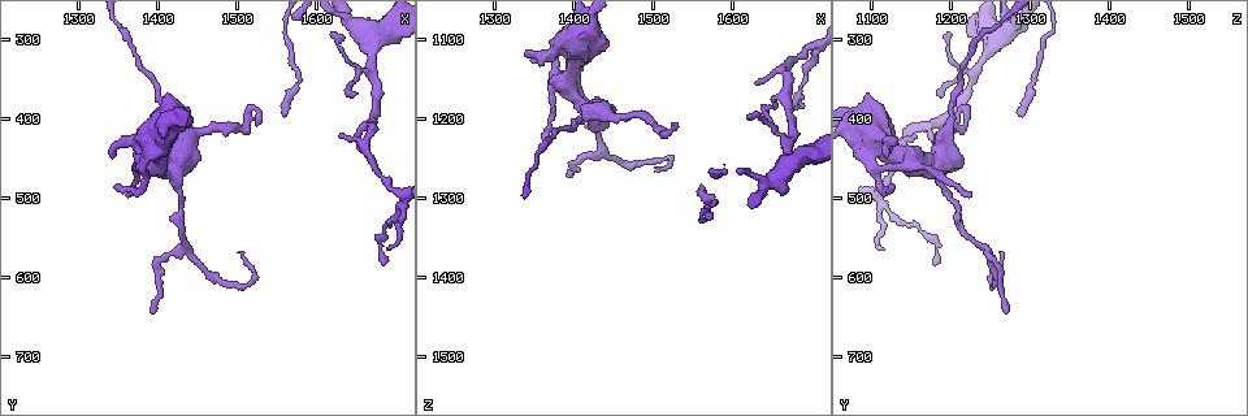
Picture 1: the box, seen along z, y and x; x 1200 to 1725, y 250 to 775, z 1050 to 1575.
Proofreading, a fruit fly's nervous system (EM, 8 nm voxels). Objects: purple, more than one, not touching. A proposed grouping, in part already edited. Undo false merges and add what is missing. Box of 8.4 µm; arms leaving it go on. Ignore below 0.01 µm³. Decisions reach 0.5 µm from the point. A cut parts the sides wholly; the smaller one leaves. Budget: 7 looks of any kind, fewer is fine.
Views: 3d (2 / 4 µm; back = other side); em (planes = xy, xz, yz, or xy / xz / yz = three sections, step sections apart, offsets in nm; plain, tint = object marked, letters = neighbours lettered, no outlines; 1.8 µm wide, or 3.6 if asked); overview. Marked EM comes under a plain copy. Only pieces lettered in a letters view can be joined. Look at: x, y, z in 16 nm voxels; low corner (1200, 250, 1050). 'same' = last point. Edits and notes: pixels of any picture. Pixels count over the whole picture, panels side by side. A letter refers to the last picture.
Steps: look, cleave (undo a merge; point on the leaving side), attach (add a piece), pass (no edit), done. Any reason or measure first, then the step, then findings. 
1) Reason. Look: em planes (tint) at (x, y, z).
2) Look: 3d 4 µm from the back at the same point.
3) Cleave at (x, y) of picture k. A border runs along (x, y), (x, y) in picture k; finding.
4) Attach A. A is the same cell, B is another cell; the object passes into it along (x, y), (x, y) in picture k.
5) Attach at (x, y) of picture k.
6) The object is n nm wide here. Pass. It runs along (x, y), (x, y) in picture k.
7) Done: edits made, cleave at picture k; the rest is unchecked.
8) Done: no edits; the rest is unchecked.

An open end. Look: em planes (tint) at (1685, 585, 1180).

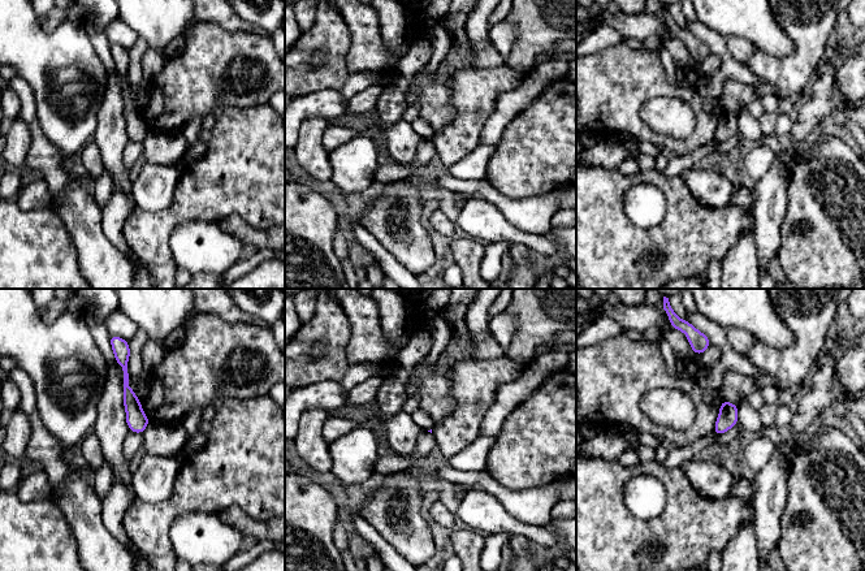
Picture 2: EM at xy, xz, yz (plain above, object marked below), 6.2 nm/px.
Look: em planes (letters) at the same point.

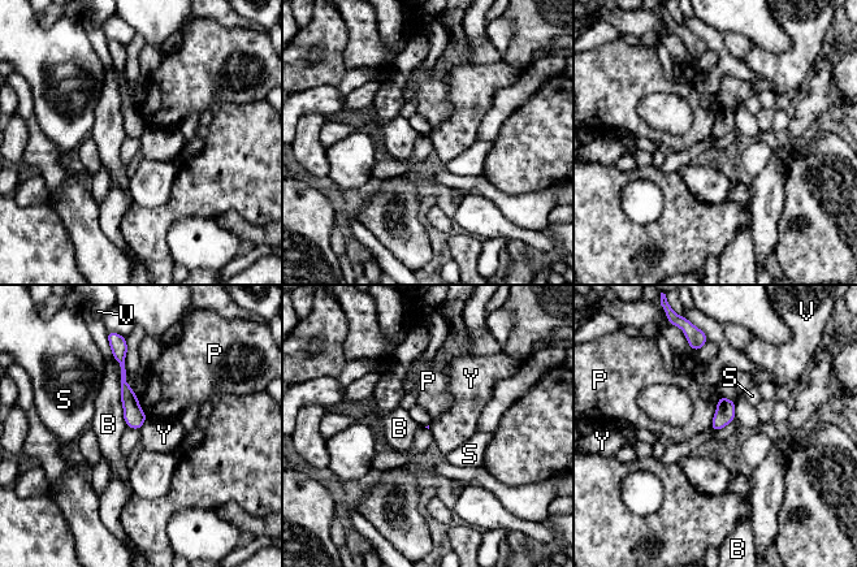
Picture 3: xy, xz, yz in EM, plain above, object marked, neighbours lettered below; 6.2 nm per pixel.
Pass. B, P, S, V and Y are other cells; it runs along (122, 354), (122, 380), (137, 425) in picture 3; no lettered piece goes on from it.

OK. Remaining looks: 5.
An open end. Look: em yz step 16 (letters) at (1525, 410, 1205).

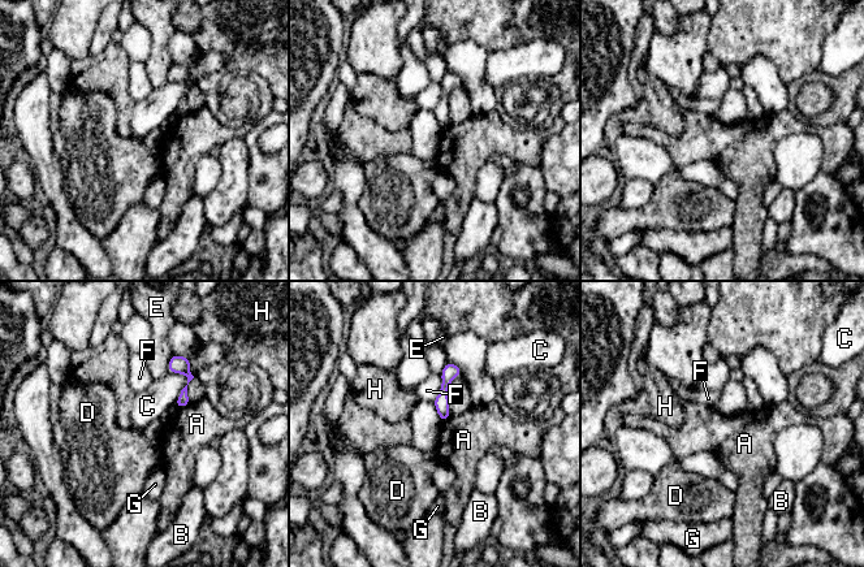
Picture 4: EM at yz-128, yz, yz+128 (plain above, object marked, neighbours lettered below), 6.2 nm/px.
Another direction. Look: em planes (letters) at the same point.

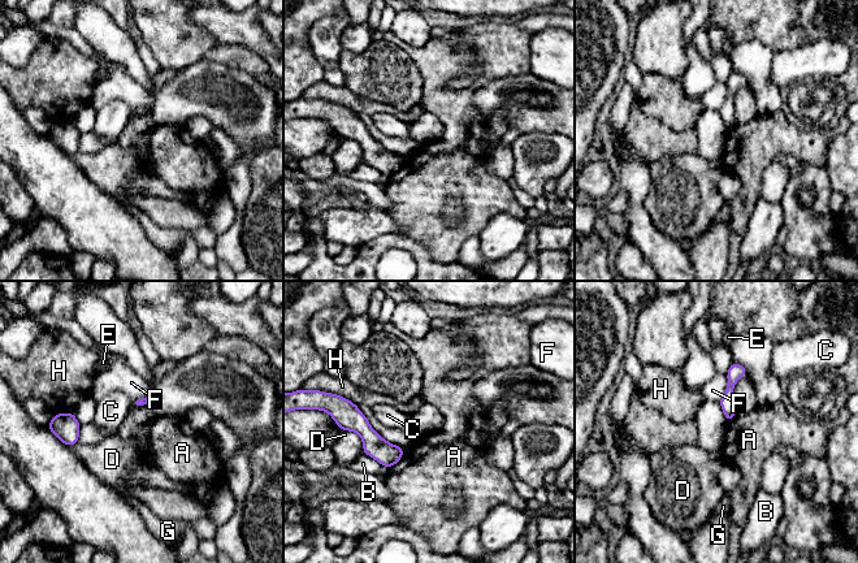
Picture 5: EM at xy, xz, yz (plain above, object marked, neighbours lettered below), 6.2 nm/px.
Pass. A, B, C, D, E, F, G and H are other cells; none of them fits.

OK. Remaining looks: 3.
Thick turns thin. Look: 3d 4 µm at (1675, 295, 1255).

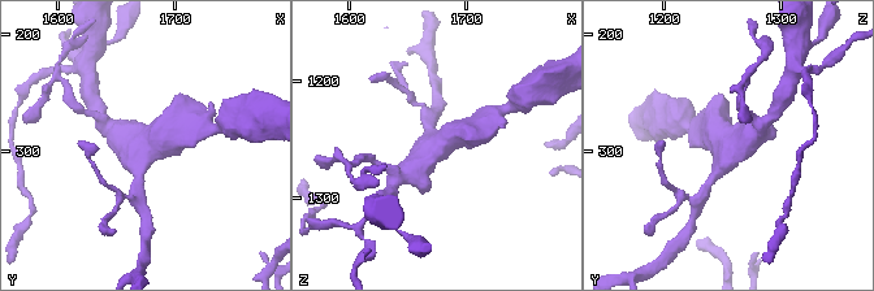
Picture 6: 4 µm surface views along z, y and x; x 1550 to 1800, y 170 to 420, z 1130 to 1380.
3 arms meet here; the arms are 180, 300, 420 nm wide. Look: em planes (letters) at (1676, 298, 1256).

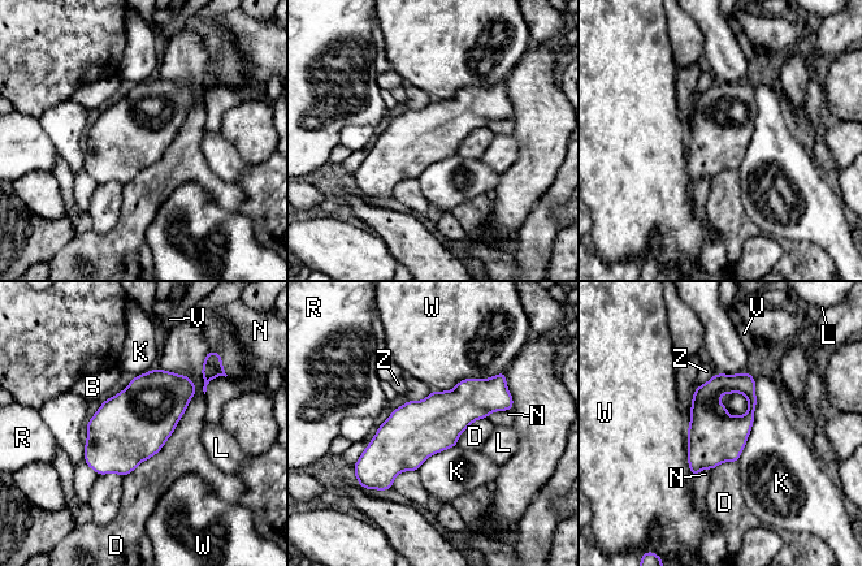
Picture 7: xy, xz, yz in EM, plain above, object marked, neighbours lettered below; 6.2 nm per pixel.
The object is 340 nm wide here; the longest contact is with D, 750 nm. Pass. B, D, K, L, N, R, V, W and Z are other cells; one neuron here.

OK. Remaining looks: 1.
Done: no edits; the rest is unchecked.

